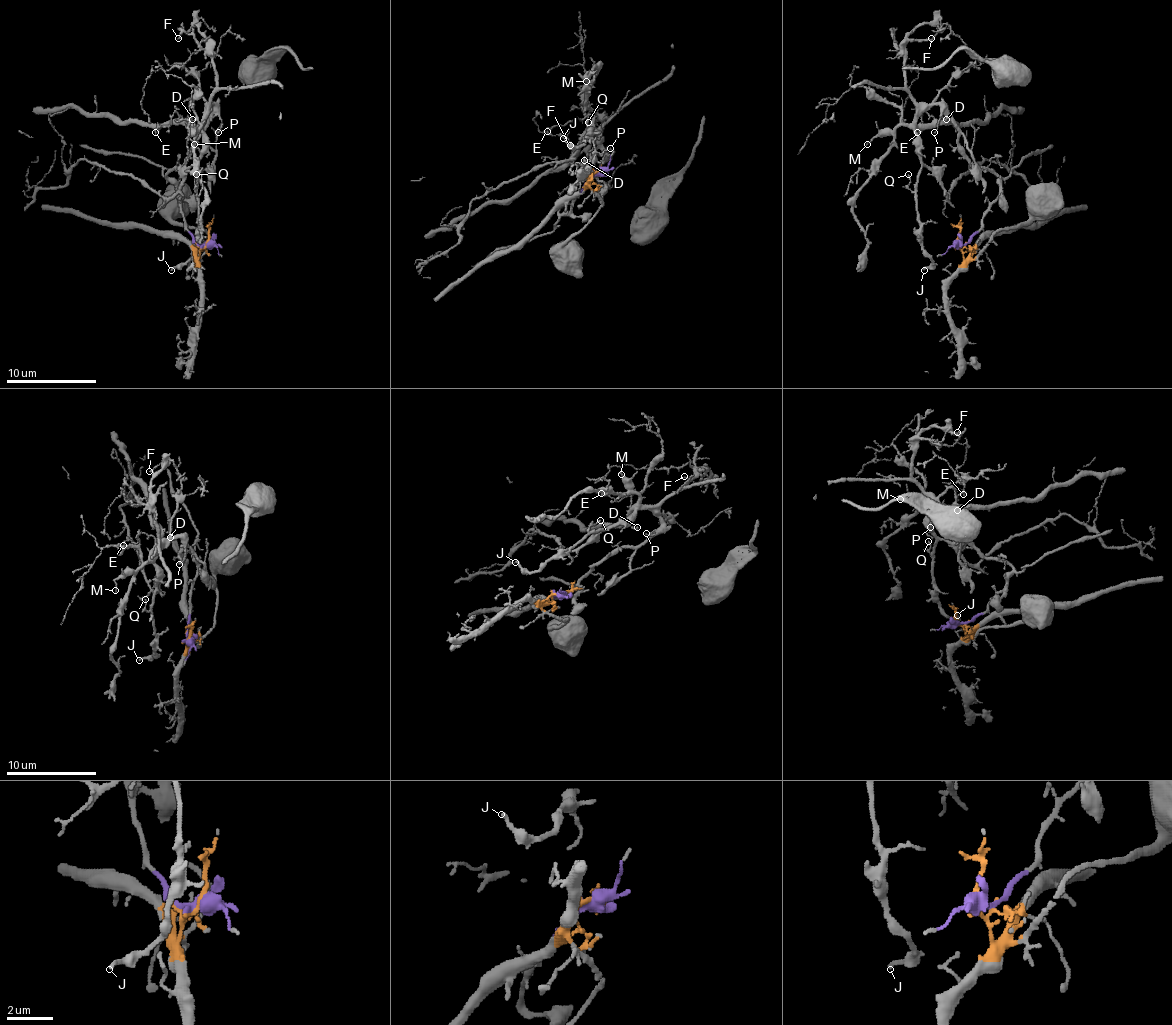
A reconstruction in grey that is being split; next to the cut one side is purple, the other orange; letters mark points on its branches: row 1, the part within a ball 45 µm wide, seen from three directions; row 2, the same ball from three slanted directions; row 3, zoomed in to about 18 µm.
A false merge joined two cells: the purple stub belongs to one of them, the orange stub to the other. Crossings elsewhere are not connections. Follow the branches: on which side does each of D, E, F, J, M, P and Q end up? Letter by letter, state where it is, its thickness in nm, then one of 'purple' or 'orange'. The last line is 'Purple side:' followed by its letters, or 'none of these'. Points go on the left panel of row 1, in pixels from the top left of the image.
D: at (192, 119); 110 nm thick; purple
E: at (155, 132); 120 nm thick; purple
F: at (178, 38); 110 nm thick; purple
J: at (171, 270); 170 nm thick; purple
M: at (194, 144); 110 nm thick; purple
P: at (218, 132); 100 nm thick; purple
Q: at (196, 174); 100 nm thick; purple
Purple side: D, E, F, J, M, P, Q

